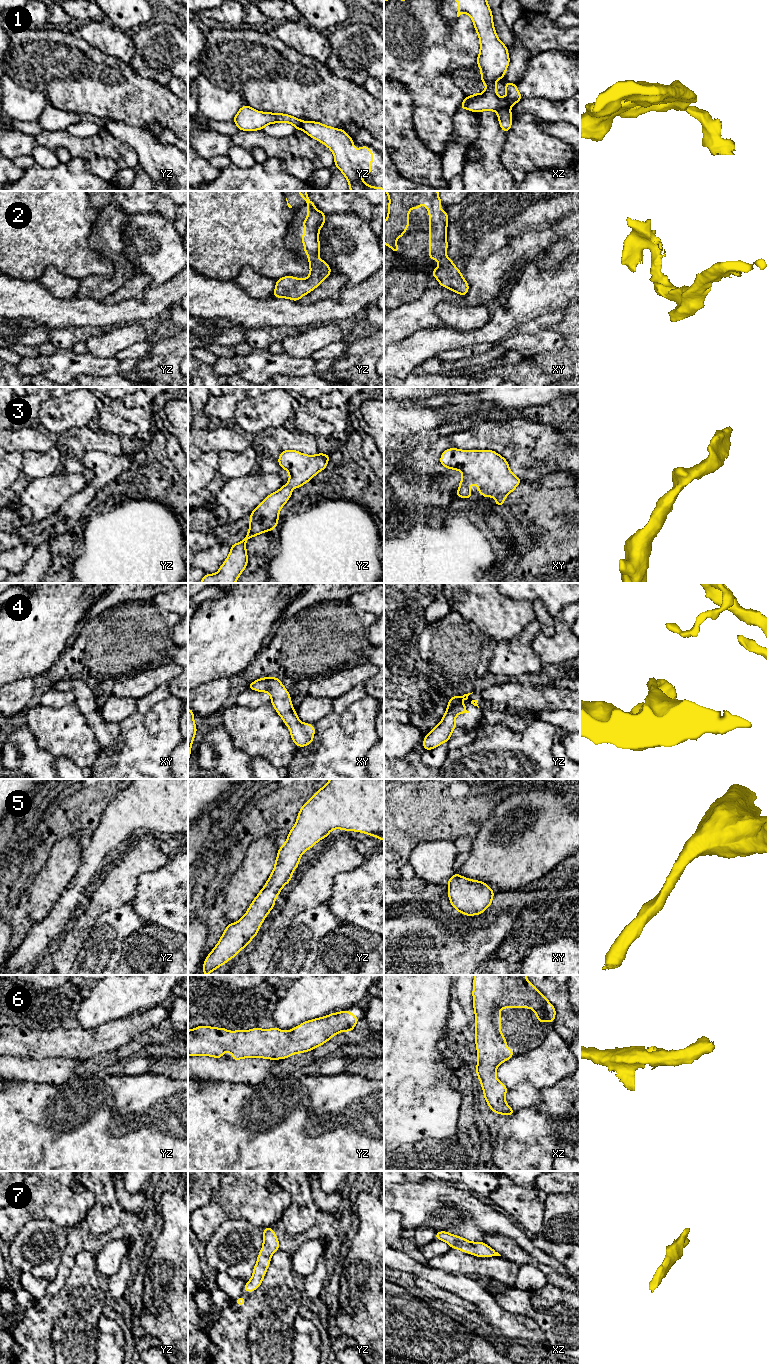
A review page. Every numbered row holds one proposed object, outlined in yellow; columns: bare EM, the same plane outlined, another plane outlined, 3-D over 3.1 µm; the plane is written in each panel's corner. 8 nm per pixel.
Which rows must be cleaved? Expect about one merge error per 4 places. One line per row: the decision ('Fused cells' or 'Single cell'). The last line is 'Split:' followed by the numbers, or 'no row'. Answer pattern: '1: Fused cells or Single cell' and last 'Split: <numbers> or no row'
1: Fused cells
2: Single cell
3: Single cell
4: Single cell
5: Single cell
6: Single cell
7: Single cell
Split: 1

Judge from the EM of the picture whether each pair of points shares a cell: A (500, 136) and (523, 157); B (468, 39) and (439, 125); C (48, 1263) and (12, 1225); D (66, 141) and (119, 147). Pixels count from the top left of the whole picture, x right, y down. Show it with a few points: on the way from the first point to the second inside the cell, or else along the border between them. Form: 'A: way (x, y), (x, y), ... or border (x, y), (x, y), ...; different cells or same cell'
A: border (507, 133), (505, 148), (501, 155), (502, 164); different cells
B: way (447, 60), (435, 72), (435, 104); same cell
C: border (38, 1219), (28, 1221), (10, 1243); different cells
D: way (79, 147), (106, 147); same cell

